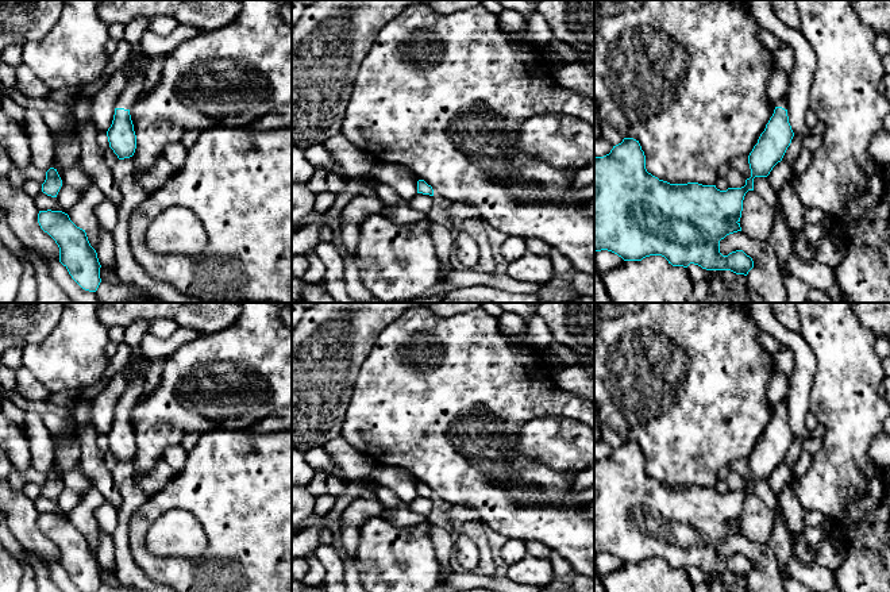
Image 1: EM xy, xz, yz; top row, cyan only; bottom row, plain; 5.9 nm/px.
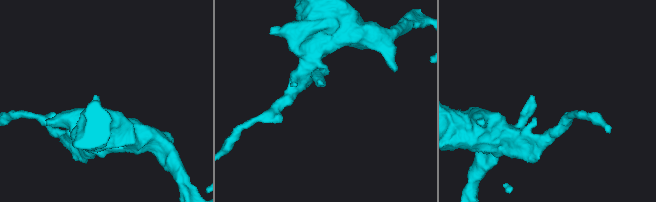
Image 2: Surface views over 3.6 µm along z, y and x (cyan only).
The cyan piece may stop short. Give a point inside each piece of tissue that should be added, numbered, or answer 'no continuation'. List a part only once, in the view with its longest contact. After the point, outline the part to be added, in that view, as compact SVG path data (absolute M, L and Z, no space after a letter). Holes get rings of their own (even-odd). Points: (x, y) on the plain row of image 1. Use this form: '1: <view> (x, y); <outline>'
1: xy (134, 334); M136 320L126 328L123 342L131 349L131 360L128 362L130 369L124 373L127 378L127 387L116 404L116 411L130 412L130 410L142 397L145 387L145 376L134 369L136 361L143 357L140 350L140 342L147 334L150 322Z

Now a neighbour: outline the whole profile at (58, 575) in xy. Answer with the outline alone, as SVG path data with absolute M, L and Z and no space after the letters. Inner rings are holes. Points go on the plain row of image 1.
M27 551L31 556L36 557L39 561L45 562L49 566L50 577L53 583L62 591L62 592L82 592L69 577L66 569L63 569L59 564L49 562L45 558L38 557L36 554Z

